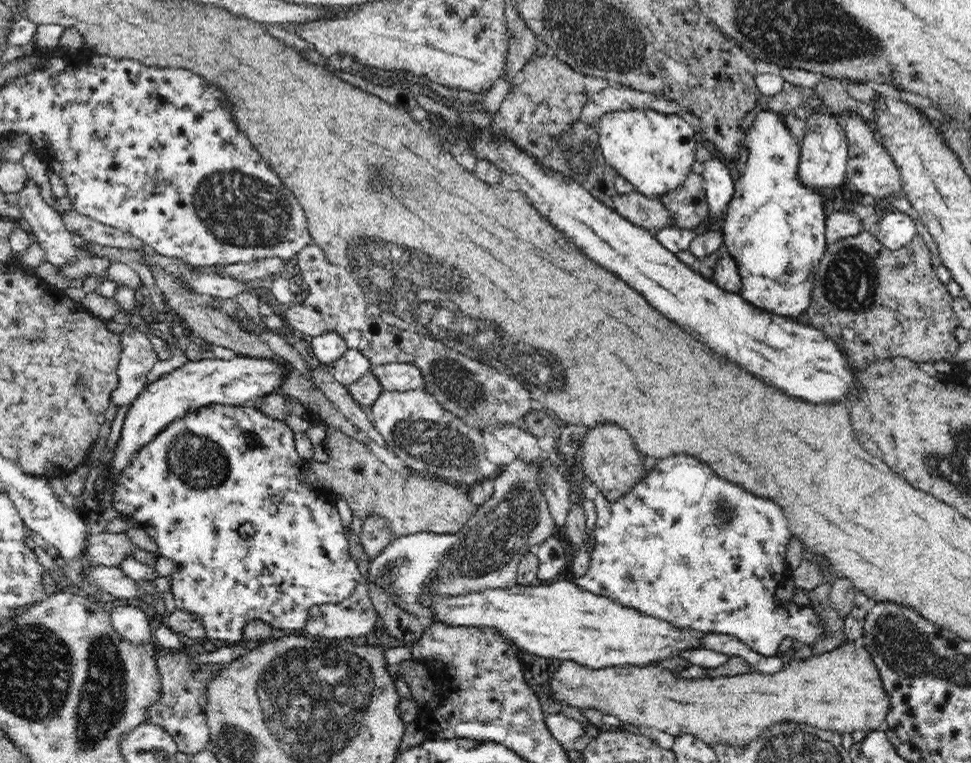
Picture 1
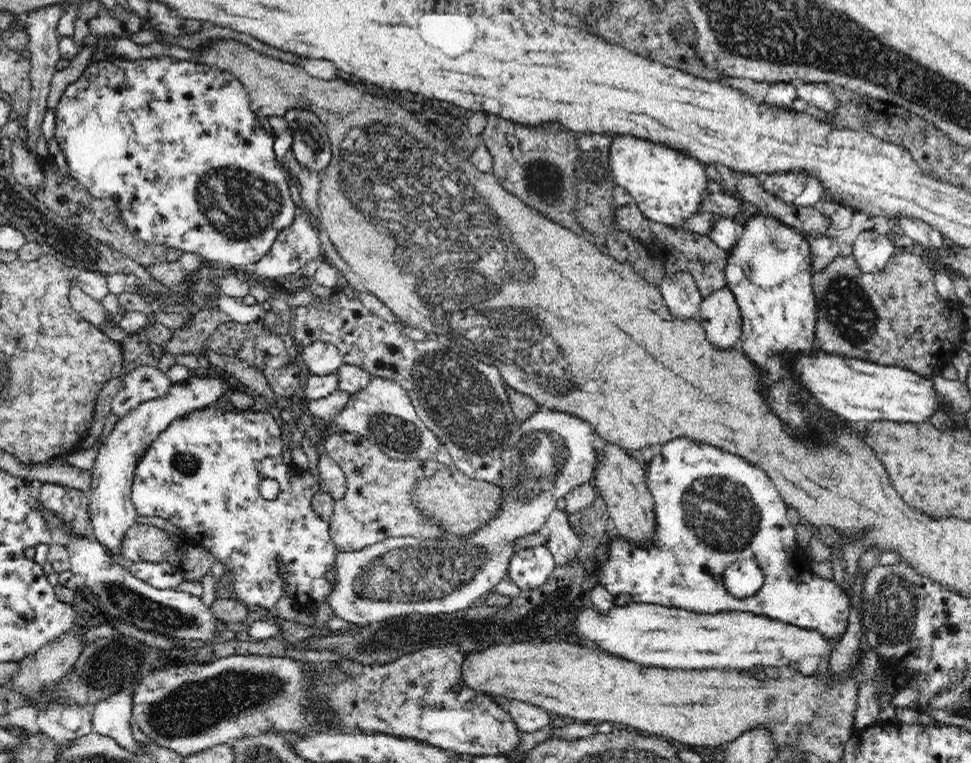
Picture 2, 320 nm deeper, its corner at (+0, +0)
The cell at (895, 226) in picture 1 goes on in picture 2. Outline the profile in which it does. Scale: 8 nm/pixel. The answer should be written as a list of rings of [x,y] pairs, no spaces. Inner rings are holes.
[[[867,229],[855,240],[852,255],[863,272],[882,270],[895,247],[886,235]]]

